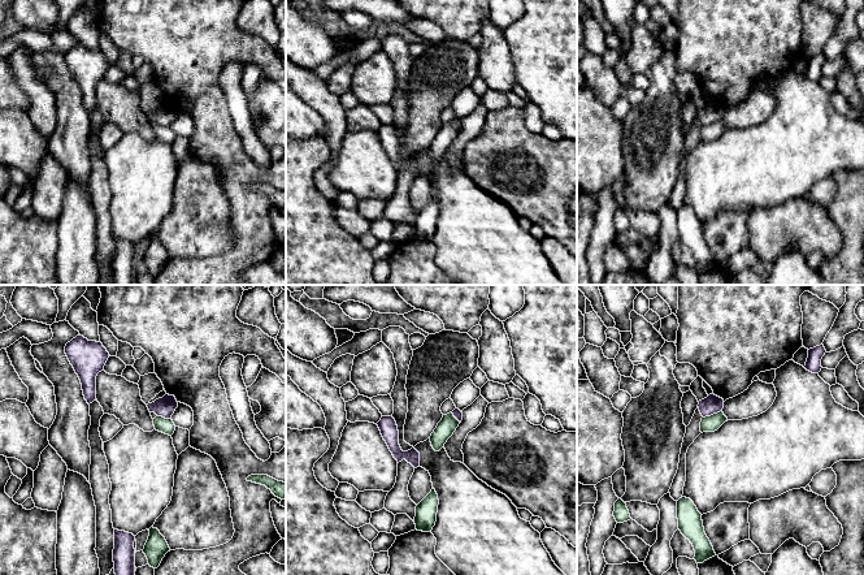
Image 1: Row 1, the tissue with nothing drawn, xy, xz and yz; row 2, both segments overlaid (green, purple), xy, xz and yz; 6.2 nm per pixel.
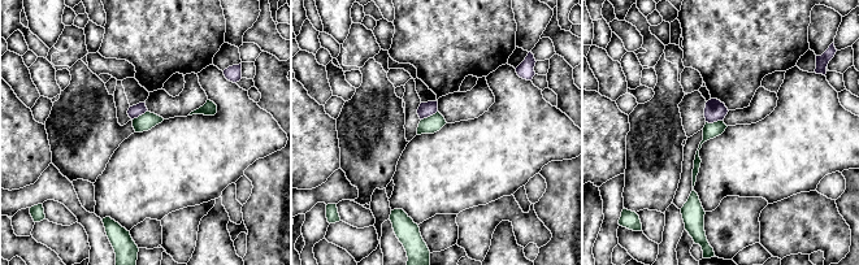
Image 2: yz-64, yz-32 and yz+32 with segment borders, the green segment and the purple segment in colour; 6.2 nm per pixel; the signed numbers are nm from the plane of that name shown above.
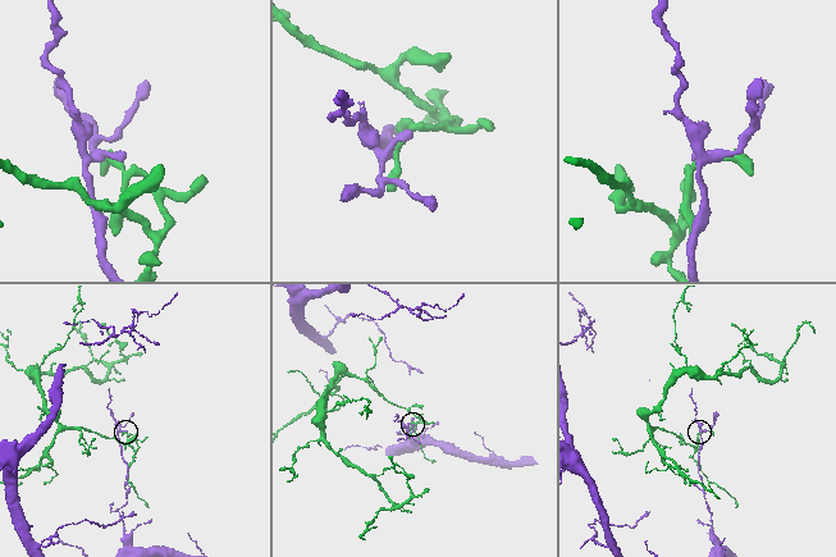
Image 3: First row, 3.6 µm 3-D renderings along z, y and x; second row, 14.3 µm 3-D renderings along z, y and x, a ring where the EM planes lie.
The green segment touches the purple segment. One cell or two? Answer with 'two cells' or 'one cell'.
two cells

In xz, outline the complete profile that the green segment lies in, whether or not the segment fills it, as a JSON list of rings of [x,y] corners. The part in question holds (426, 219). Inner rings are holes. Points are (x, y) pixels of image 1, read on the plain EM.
[[[433,196],[431,200],[416,215],[414,233],[417,239],[431,241],[437,230],[438,203]]]

